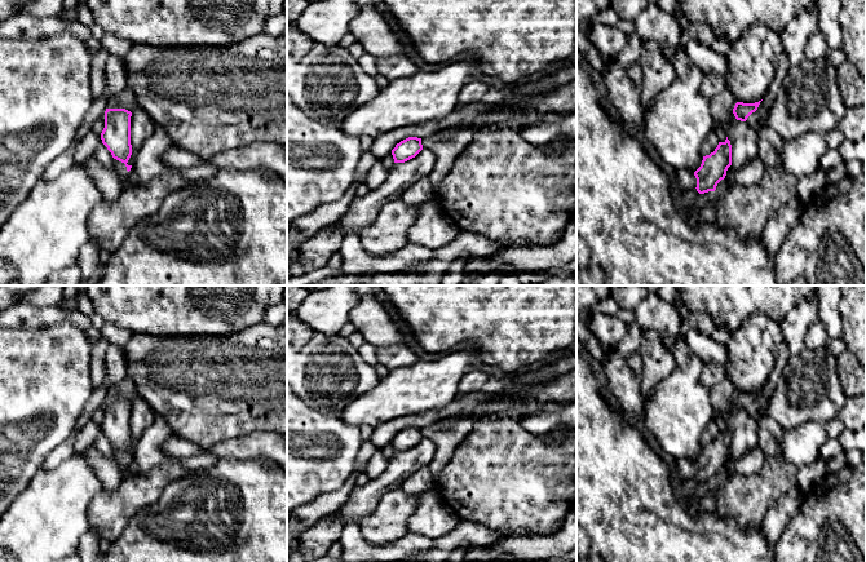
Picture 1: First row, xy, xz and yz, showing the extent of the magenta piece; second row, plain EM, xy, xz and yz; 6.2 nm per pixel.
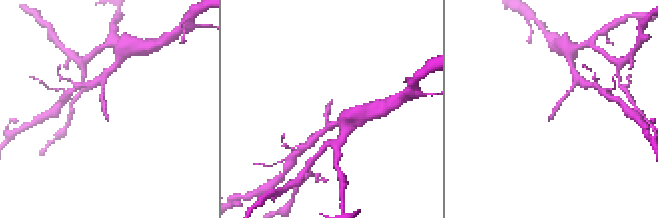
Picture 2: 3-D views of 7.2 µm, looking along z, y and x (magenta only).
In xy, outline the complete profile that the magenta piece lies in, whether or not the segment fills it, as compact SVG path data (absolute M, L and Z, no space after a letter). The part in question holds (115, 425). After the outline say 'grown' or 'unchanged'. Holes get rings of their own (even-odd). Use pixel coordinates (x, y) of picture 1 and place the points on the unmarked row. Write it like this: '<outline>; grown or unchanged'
M106 398L105 417L101 422L102 433L114 448L125 453L128 461L132 457L127 453L132 444L131 406L132 402L125 398Z; unchanged

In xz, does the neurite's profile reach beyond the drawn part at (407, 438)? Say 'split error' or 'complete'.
complete

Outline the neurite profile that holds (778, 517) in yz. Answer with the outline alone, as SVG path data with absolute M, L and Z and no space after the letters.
M795 487L786 492L783 497L768 510L760 528L772 549L776 546L791 518L799 510L801 499L803 494L799 487Z

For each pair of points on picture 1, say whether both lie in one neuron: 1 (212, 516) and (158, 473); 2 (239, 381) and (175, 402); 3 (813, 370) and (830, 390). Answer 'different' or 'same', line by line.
1: different
2: same
3: same

